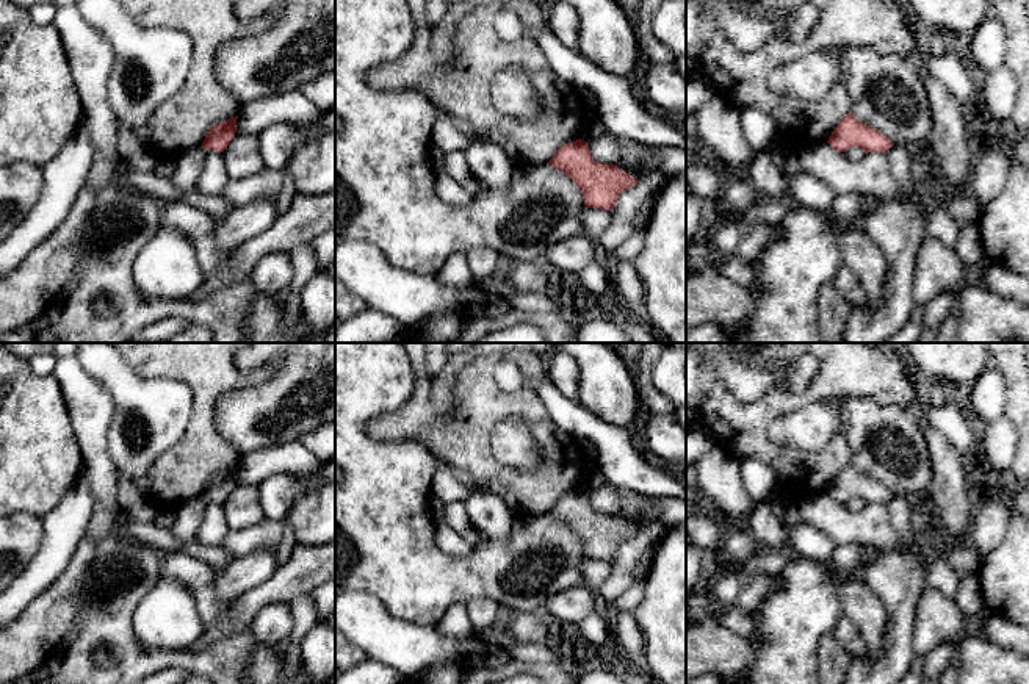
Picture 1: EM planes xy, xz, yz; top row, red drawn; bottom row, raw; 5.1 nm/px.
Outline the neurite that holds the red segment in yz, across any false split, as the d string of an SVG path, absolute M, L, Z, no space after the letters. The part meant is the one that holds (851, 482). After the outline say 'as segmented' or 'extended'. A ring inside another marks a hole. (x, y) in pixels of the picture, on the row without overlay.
M854 463L838 474L827 493L838 502L847 502L852 498L861 498L866 502L888 502L894 496L890 488L860 473Z; as segmented

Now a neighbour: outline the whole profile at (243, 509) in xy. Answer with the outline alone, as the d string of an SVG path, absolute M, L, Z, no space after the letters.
M236 481L222 507L230 531L252 527L266 518L260 506L258 488L241 481Z

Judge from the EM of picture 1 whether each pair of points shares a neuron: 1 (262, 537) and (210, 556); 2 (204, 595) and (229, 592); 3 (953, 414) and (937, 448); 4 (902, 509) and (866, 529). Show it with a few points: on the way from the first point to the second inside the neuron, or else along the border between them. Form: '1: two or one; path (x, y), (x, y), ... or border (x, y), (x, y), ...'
1: two; border (220, 545), (234, 558)
2: two; border (216, 572), (216, 595), (231, 603)
3: two; border (924, 406), (924, 418), (965, 457)
4: two; border (885, 503), (890, 512), (890, 523), (901, 540)

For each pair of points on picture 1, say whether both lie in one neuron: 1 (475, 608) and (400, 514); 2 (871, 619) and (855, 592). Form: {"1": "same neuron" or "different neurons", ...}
{"1": "different neurons", "2": "same neuron"}

